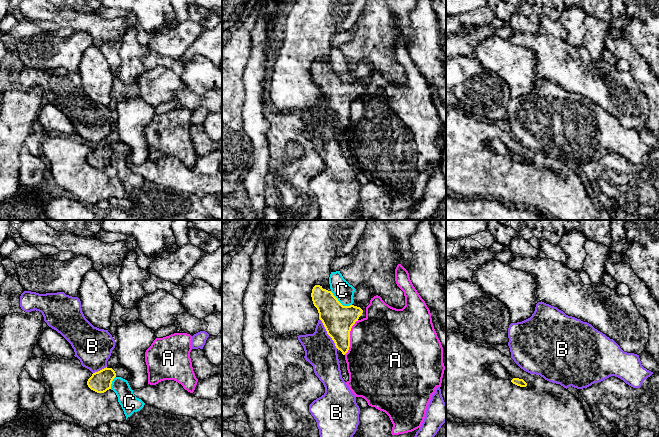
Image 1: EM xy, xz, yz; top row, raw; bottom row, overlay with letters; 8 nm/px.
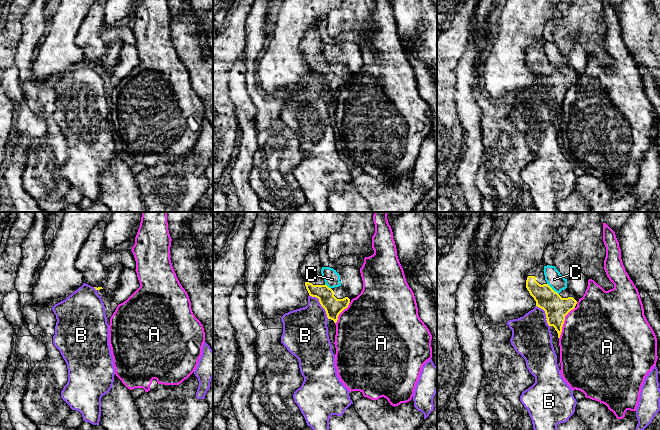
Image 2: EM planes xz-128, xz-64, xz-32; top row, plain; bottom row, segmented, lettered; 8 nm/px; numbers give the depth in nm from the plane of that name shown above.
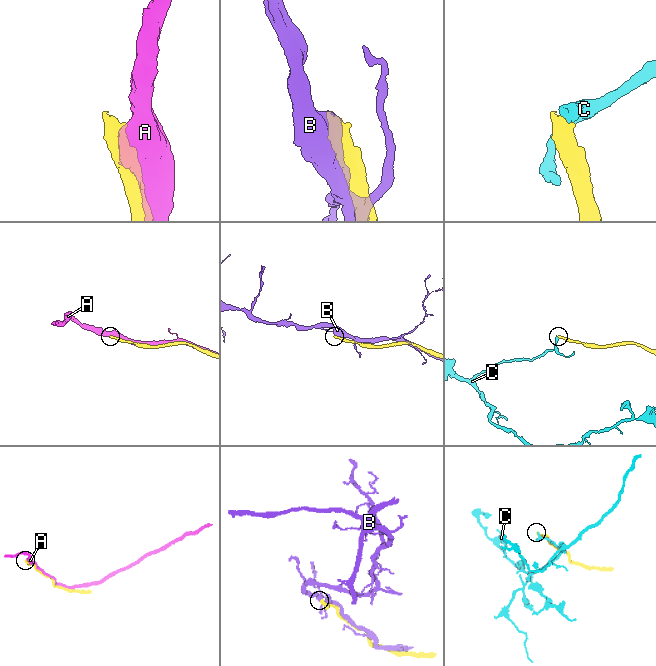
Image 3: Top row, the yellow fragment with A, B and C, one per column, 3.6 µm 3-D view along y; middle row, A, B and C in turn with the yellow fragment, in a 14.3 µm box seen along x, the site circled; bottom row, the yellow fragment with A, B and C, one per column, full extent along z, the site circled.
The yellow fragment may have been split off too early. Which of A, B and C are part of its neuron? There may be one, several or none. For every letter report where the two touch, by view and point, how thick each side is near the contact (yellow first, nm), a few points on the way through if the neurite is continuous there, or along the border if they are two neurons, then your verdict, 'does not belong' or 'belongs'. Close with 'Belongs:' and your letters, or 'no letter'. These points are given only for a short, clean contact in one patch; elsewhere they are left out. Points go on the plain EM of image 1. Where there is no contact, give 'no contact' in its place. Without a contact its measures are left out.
A: contact xz (349, 113); calibres 240 and 480 nm; does not belong
B: contact xz (327, 109); calibres 240 and 260 nm; does not belong
C: contact xz (339, 78); calibres 240 and 160 nm; border xz (330, 67), (343, 81), (351, 81); does not belong
Belongs: no letter

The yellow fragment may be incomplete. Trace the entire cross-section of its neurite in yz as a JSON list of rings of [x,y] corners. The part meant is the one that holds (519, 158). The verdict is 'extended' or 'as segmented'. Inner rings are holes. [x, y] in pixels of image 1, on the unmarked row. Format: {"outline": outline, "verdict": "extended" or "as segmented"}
{"outline": [[[492,139],[488,142],[487,146],[496,153],[502,154],[504,156],[509,156],[513,160],[526,163],[527,159],[523,155],[513,154],[507,147],[506,144],[501,139]]], "verdict": "extended"}

